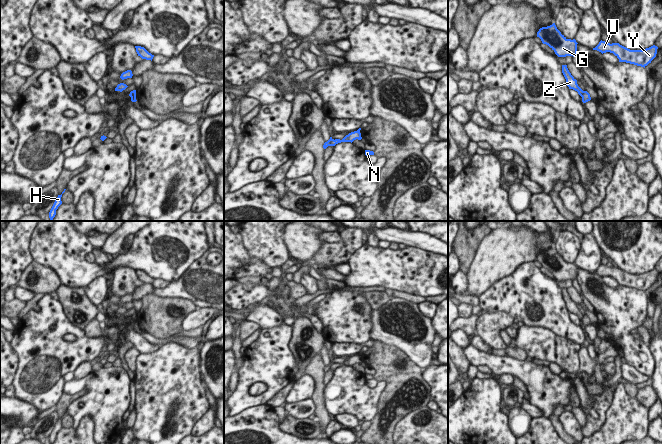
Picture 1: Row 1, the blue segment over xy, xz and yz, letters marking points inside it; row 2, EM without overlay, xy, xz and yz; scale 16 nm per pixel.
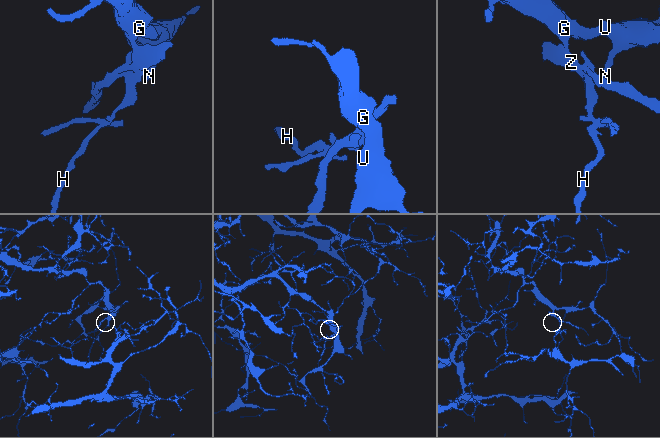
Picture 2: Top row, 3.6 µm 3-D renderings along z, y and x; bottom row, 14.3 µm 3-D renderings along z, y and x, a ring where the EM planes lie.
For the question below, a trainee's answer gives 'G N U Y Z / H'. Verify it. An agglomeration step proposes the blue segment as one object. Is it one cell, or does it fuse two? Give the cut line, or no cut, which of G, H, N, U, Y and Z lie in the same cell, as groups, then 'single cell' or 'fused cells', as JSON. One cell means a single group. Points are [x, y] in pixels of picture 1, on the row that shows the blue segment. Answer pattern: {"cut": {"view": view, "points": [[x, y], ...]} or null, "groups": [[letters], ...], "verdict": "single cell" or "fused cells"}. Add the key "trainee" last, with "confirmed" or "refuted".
{"cut": {"view": "yz", "points": [[584, 91], [581, 96]]}, "groups": [["G", "N", "U", "Y", "Z"], ["H"]], "verdict": "fused cells", "trainee": "confirmed"}

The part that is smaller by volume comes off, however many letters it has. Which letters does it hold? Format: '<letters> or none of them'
H

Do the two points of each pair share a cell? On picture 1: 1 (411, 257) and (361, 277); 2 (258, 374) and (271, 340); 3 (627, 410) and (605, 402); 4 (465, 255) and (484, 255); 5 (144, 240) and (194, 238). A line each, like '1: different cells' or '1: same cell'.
1: same cell
2: same cell
3: different cells
4: different cells
5: same cell

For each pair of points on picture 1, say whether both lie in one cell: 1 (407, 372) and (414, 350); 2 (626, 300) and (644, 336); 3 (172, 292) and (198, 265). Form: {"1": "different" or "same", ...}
{"1": "different", "2": "different", "3": "same"}

